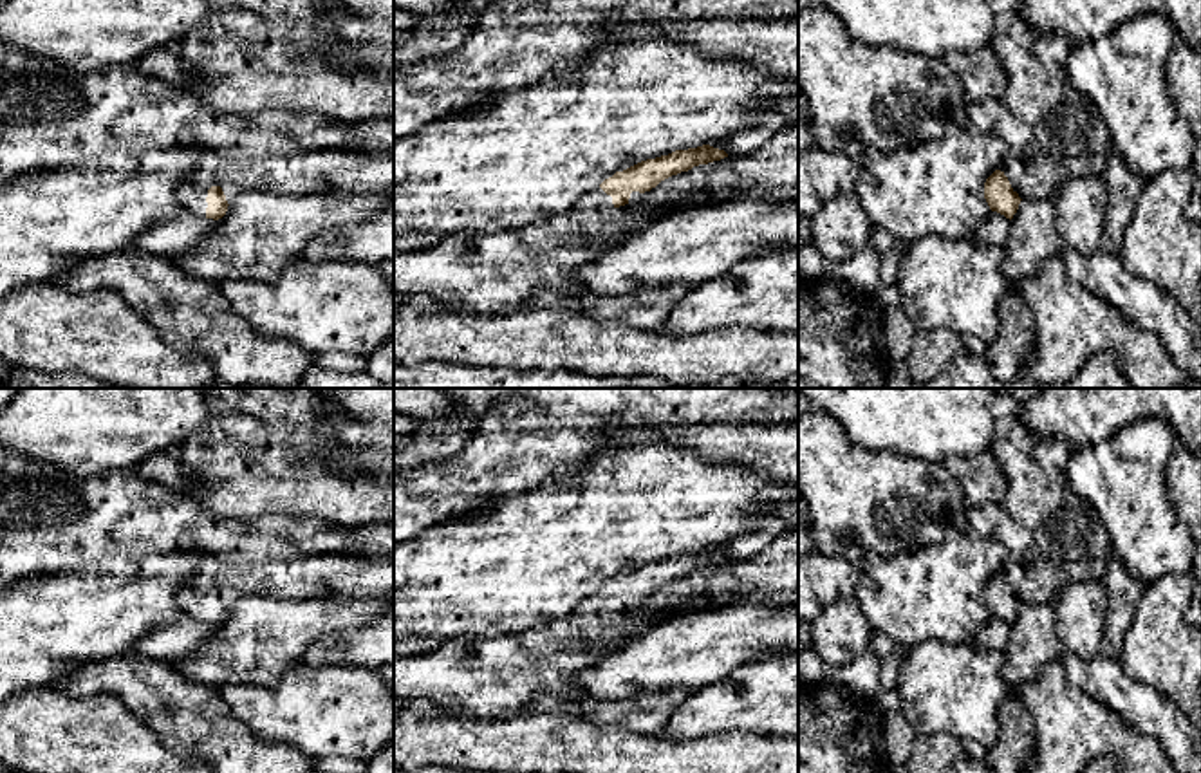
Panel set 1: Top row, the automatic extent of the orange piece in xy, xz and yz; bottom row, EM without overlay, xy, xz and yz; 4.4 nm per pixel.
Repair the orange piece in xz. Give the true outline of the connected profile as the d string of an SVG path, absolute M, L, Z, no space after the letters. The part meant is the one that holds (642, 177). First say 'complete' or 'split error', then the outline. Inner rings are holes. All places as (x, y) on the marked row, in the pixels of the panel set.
split error | M703 144L688 150L675 150L668 155L641 161L605 179L600 188L612 197L612 211L585 215L576 200L565 213L518 229L468 231L442 235L432 247L421 251L394 249L394 294L399 302L415 296L430 296L439 303L480 312L520 309L533 294L556 291L578 294L573 275L589 265L603 253L618 246L627 235L657 220L657 213L630 204L632 191L650 191L661 181L688 172L694 166L708 164L728 157L724 150Z

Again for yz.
split error | M1038 150L1022 164L1017 191L1011 188L1004 172L995 170L984 182L984 199L992 211L1011 220L1022 200L1051 199L1055 188L1066 179L1103 175L1105 164L1107 154L1055 159Z

